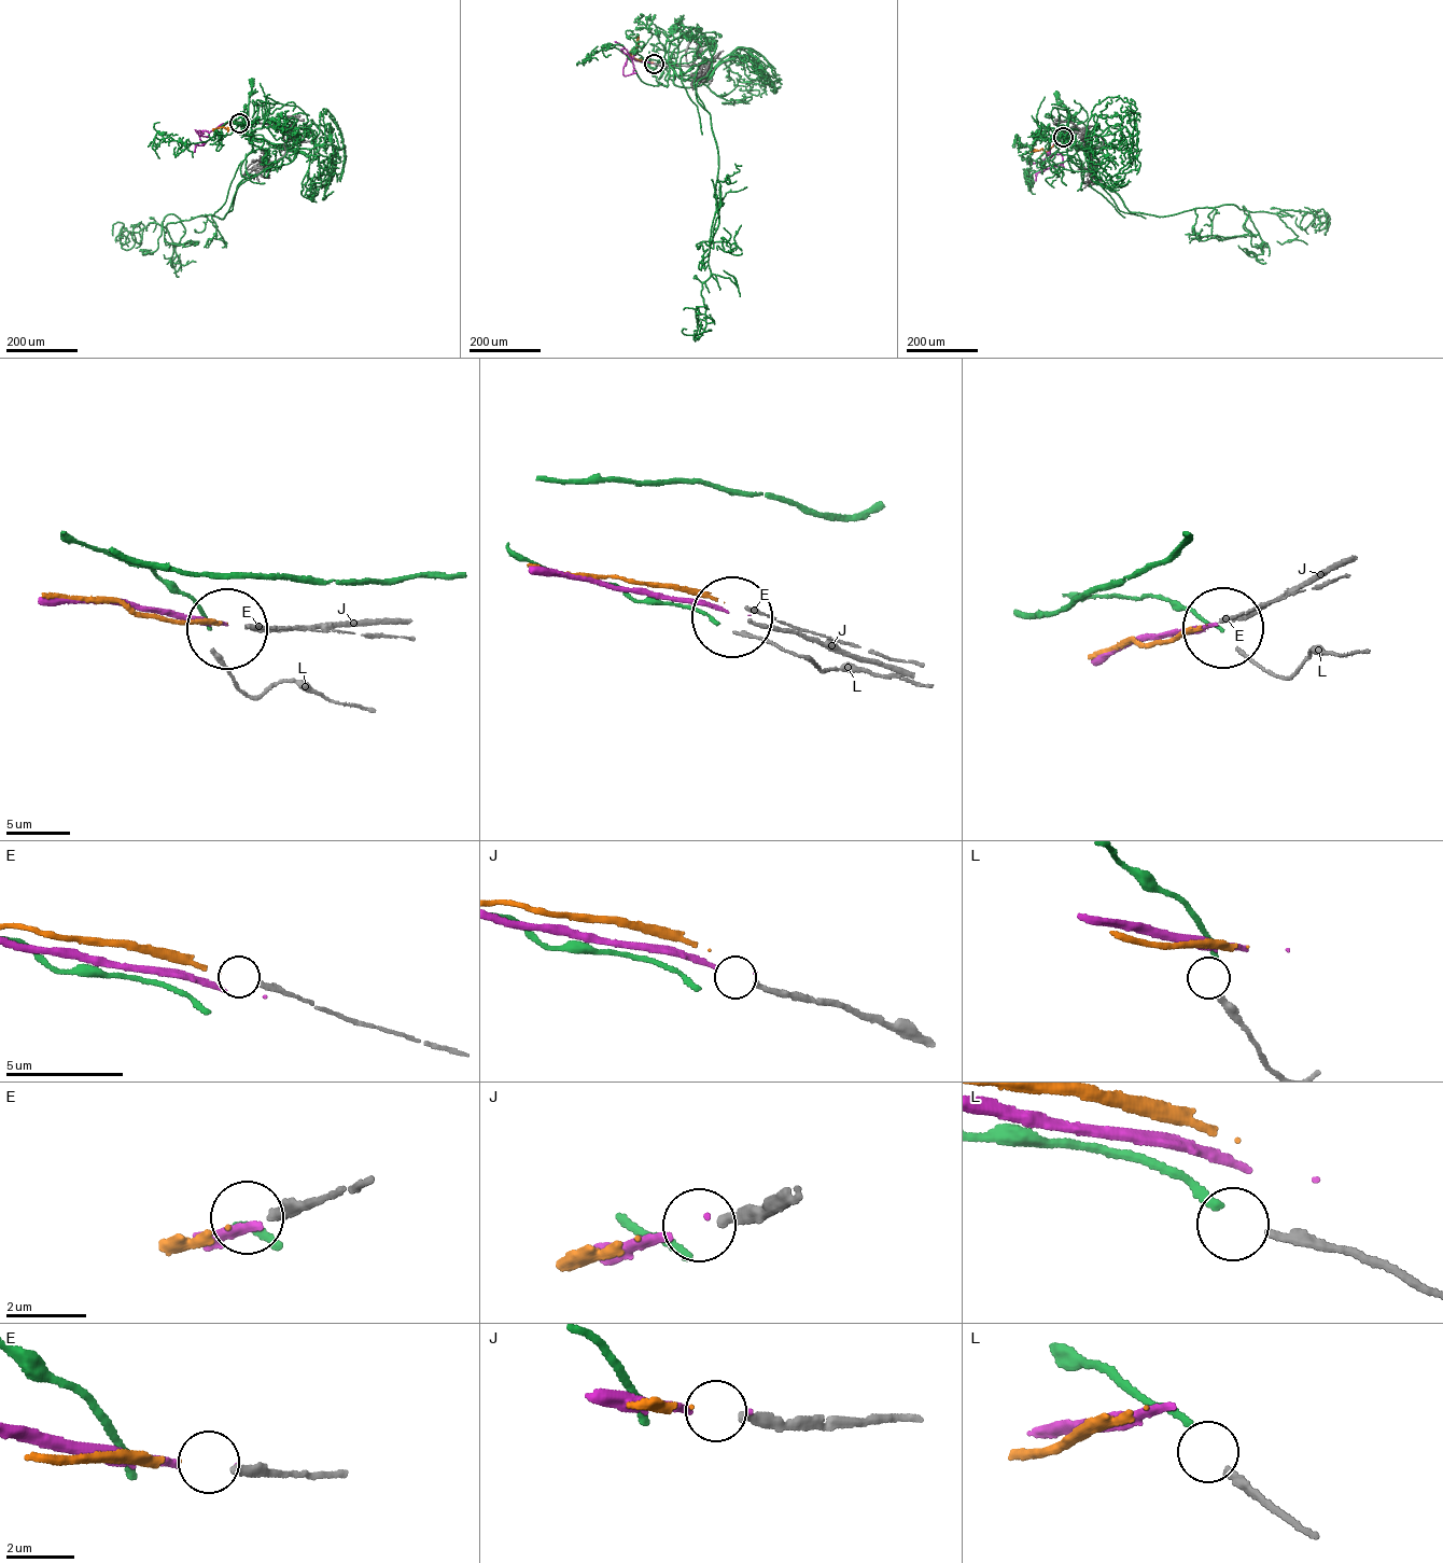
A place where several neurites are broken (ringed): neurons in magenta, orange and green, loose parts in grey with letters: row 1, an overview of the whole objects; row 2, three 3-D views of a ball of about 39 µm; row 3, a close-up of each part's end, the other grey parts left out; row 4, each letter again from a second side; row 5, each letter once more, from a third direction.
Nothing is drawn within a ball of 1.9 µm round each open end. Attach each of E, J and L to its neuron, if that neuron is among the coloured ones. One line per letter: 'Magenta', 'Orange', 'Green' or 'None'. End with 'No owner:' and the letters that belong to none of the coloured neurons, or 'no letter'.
E: Orange
J: Magenta
L: Green
No owner: no letter

